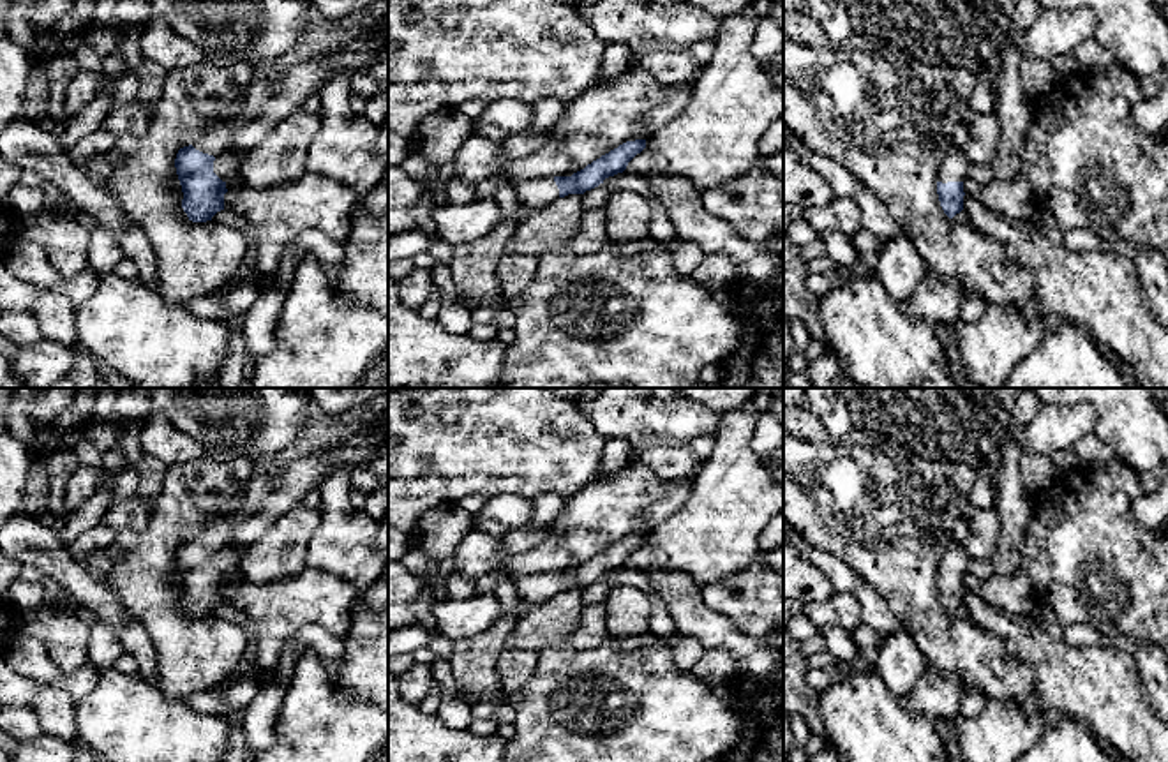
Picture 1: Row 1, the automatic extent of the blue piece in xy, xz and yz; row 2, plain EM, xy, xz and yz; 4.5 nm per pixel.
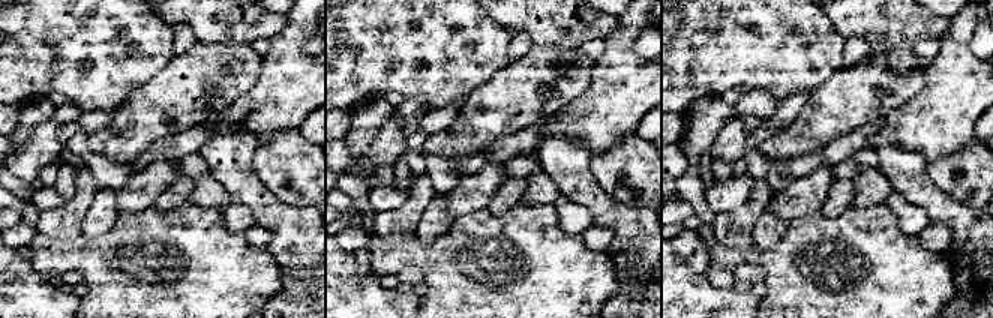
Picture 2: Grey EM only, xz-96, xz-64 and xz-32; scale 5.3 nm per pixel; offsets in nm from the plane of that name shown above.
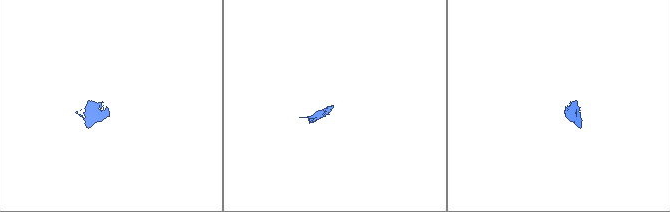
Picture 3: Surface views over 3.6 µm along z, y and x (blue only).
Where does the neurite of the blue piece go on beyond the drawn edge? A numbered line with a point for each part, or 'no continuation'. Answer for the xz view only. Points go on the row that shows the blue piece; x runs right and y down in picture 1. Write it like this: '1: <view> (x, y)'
1: xz (531, 194)

